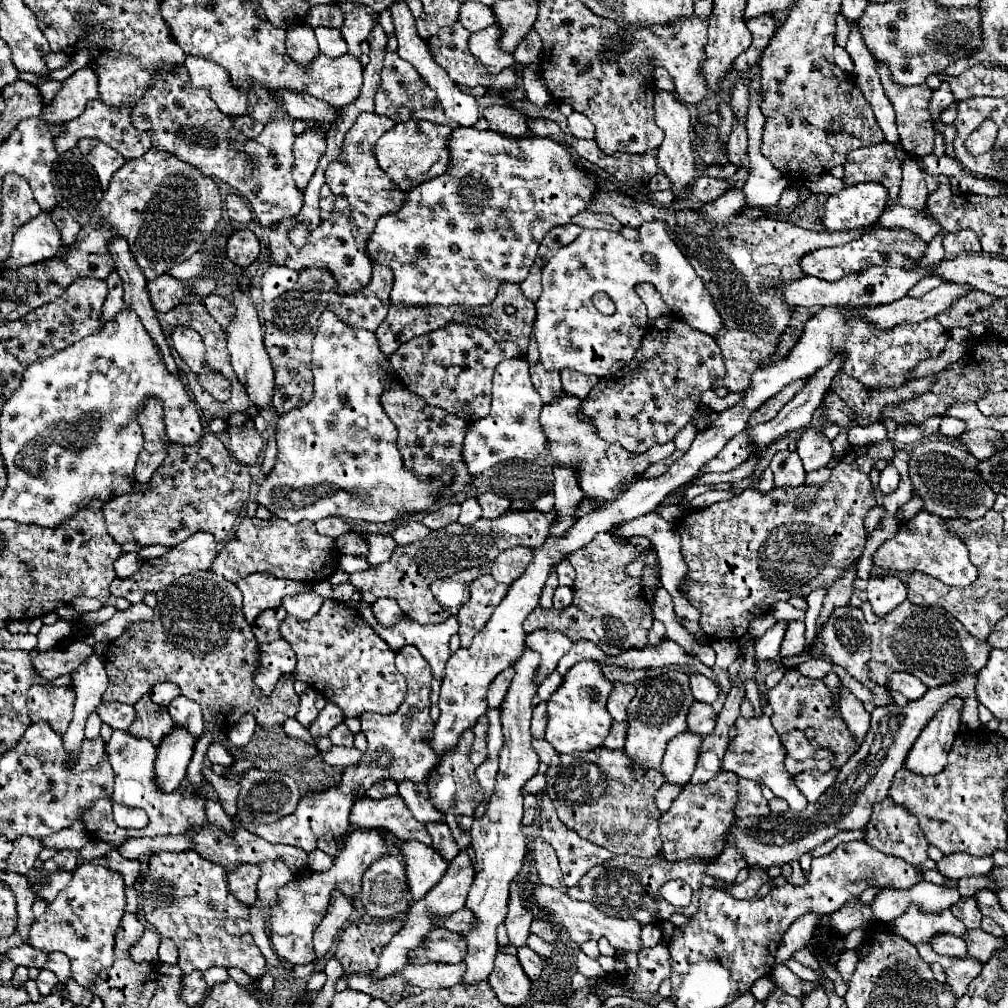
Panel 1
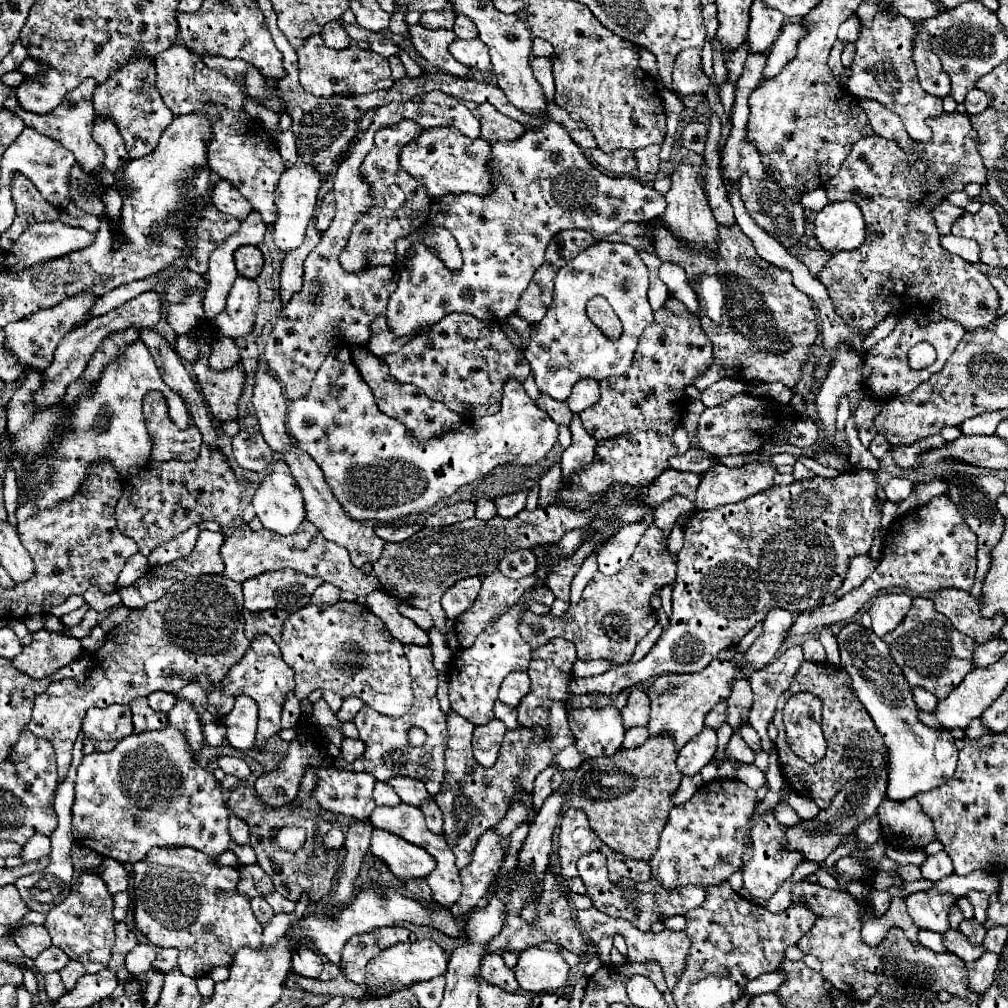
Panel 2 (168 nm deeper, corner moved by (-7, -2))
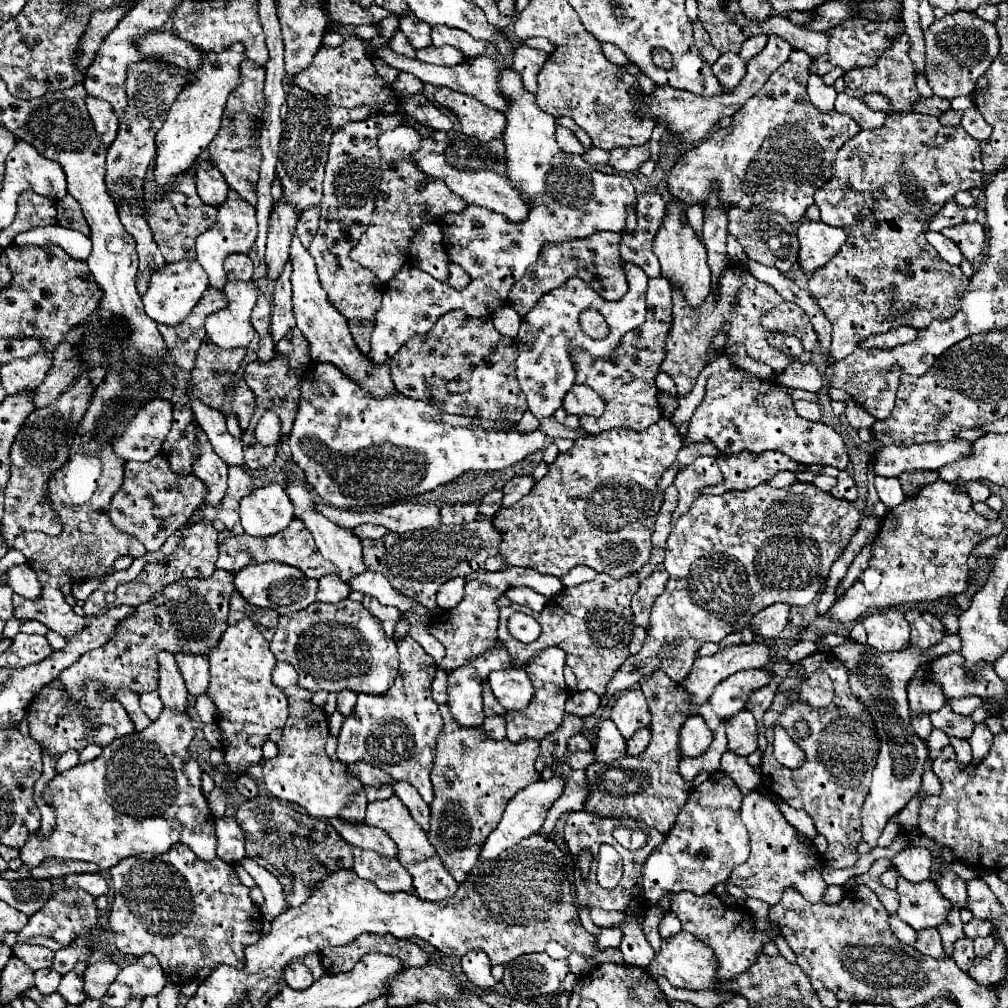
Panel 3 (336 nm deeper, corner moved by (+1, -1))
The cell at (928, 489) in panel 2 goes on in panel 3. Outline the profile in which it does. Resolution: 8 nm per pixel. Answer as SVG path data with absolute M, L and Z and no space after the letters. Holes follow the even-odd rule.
M972 481L972 483L960 483L958 485L958 491L960 493L966 493L972 501L986 501L990 497L990 491L986 485L978 483L978 481Z

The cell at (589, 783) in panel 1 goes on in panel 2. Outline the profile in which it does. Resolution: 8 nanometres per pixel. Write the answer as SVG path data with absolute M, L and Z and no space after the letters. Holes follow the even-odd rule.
M664 732L660 736L648 738L644 746L638 746L634 750L622 748L612 758L586 758L572 776L568 800L574 808L582 808L588 814L590 828L606 846L610 846L616 852L622 852L628 858L648 862L656 852L660 834L668 822L668 814L674 808L672 794L678 790L682 780L682 772L676 768L676 756L678 752L672 736Z

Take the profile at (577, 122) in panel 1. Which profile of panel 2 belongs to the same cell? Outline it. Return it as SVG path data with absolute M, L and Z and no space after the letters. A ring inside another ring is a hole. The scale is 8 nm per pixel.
M586 128L572 130L572 132L570 132L570 138L572 138L580 148L584 148L584 150L592 150L592 148L596 148L596 142L594 142L592 132L586 130Z

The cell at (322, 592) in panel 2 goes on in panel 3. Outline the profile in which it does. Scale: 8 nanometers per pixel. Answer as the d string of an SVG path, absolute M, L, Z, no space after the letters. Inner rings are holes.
M324 575L318 579L318 593L316 593L316 601L324 601L324 603L338 603L342 599L346 599L350 593L350 587L344 585L344 581L340 581L338 575Z

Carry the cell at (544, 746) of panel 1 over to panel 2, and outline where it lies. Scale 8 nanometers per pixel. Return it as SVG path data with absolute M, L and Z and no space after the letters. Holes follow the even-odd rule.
M568 746L564 748L562 752L556 754L556 764L562 768L562 770L576 770L582 762L582 754L576 750L576 746Z

